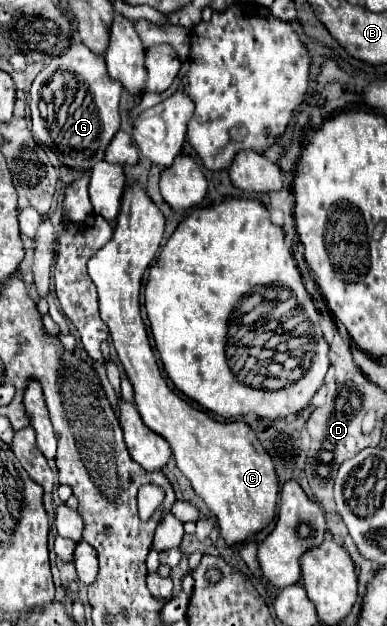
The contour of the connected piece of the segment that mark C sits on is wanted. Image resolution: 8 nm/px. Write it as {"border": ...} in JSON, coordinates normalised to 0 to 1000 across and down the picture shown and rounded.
{"border":[[[357,288],[331,291],[300,348],[295,377],[233,412],[227,438],[253,460],[258,505],[284,524],[300,565],[346,620],[351,652],[372,677],[439,706],[455,744],[491,767],[501,786],[527,799],[537,815],[563,827],[584,866],[610,872],[708,827],[718,767],[703,732],[672,712],[641,677],[553,671],[537,658],[501,652],[460,633],[413,597],[362,505],[362,454],[372,431],[413,396],[424,364],[424,342],[377,300],[367,300]]]}

